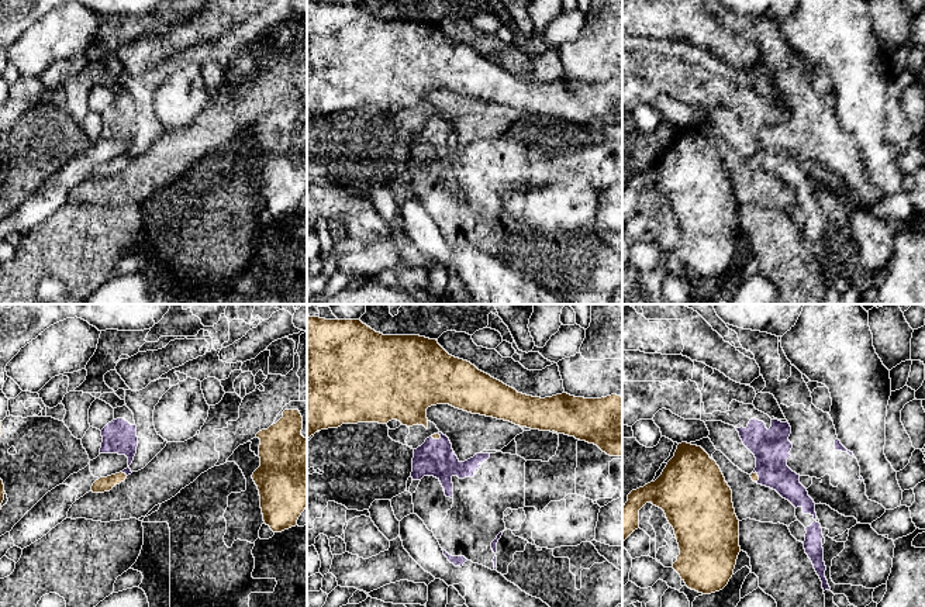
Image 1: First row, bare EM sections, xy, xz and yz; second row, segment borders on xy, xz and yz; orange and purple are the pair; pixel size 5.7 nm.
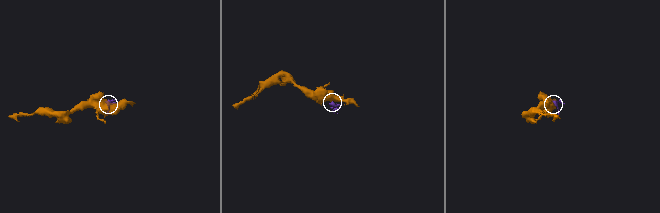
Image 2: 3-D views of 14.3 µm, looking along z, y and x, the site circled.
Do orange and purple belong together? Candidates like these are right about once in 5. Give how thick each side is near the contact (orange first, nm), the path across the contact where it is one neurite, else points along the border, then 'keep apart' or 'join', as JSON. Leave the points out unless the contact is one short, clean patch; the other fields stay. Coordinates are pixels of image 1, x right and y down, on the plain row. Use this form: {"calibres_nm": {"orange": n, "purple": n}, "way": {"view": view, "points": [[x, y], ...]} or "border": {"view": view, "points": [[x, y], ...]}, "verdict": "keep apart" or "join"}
{"calibres_nm": {"orange": 80, "purple": 190}, "border": {"view": "xy", "points": [[121, 157], [127, 159]]}, "verdict": "keep apart"}

